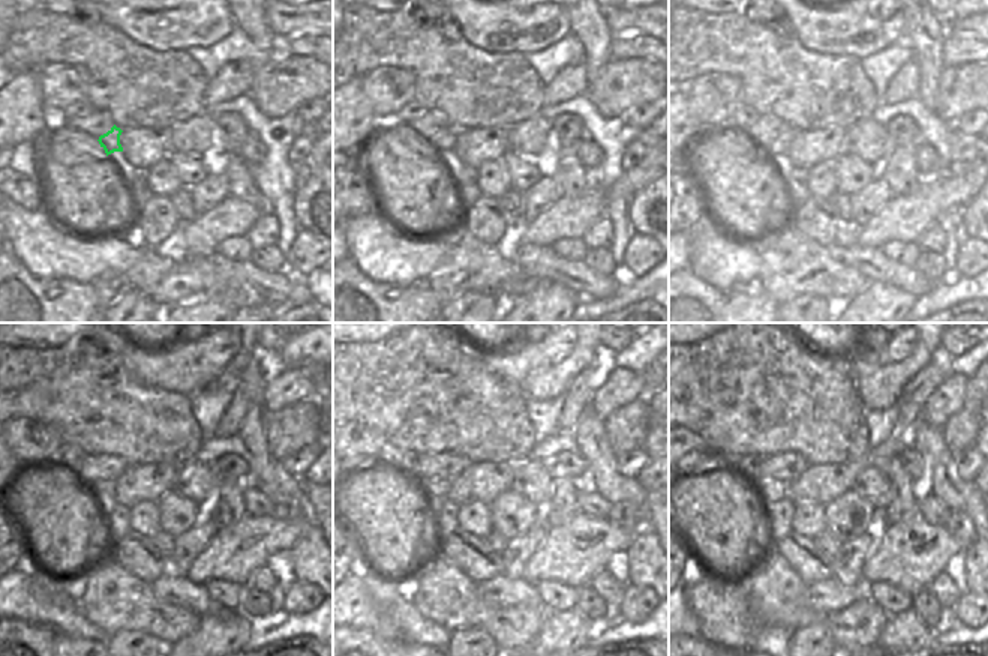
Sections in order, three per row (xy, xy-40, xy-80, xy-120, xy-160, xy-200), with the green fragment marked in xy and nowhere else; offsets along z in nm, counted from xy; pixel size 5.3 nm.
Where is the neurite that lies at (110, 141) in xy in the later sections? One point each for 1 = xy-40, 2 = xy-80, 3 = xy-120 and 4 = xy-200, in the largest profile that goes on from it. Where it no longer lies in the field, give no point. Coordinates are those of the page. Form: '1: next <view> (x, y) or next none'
1: next xy-40 (444, 144)
2: next xy-80 (772, 149)
3: next xy-120 (98, 487)
4: next xy-200 (771, 490)

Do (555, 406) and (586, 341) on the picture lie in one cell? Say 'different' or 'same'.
different

